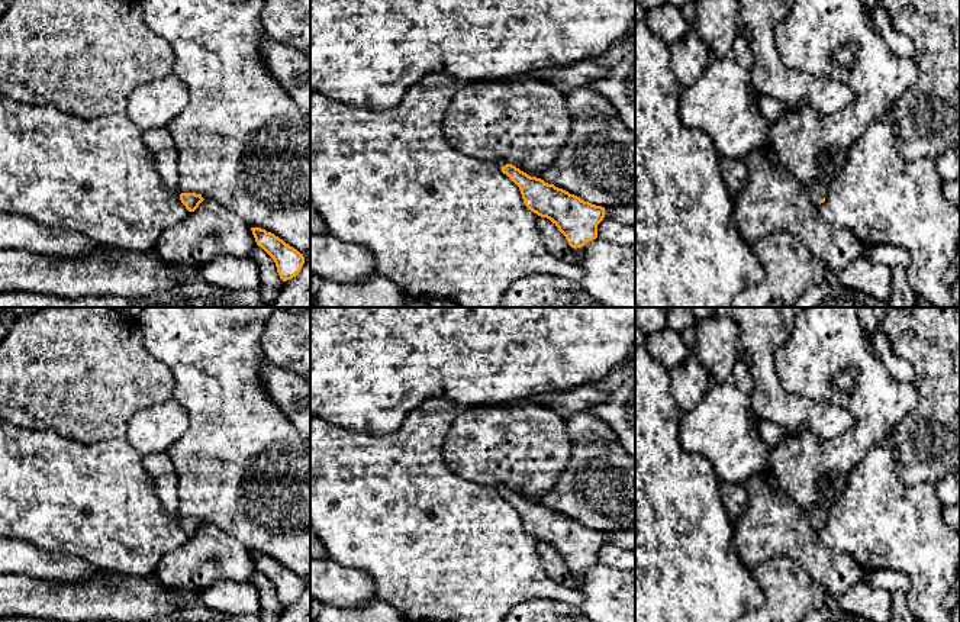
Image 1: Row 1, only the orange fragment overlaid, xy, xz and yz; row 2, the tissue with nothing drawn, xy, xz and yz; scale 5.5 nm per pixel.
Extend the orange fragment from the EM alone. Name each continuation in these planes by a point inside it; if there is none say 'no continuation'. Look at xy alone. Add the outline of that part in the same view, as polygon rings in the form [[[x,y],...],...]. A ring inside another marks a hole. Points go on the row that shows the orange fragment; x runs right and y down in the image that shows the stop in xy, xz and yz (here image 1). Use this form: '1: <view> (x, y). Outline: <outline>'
no continuation

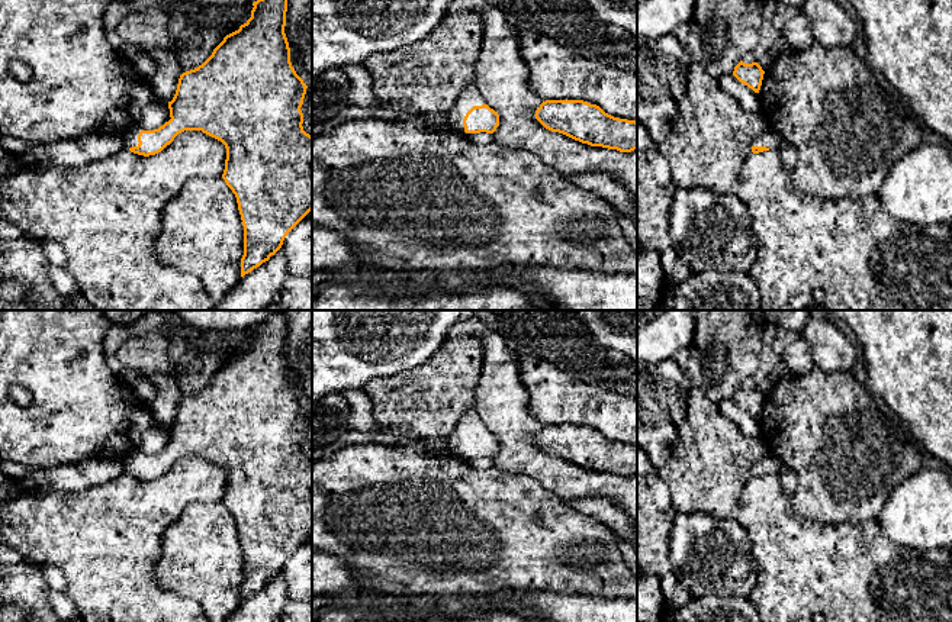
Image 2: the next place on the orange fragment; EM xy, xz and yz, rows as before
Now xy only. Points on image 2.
1: xy (129, 138). Outline: [[[139,125],[134,126],[132,129],[126,130],[123,135],[122,135],[122,139],[123,139],[123,148],[125,149],[129,149],[132,146],[138,146],[138,135],[141,130],[148,130]]]

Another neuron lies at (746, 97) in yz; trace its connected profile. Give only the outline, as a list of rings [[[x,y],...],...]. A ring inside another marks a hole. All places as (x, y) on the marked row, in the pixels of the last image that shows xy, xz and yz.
[[[733,74],[721,77],[718,83],[746,112],[760,113],[759,94],[740,83]]]

